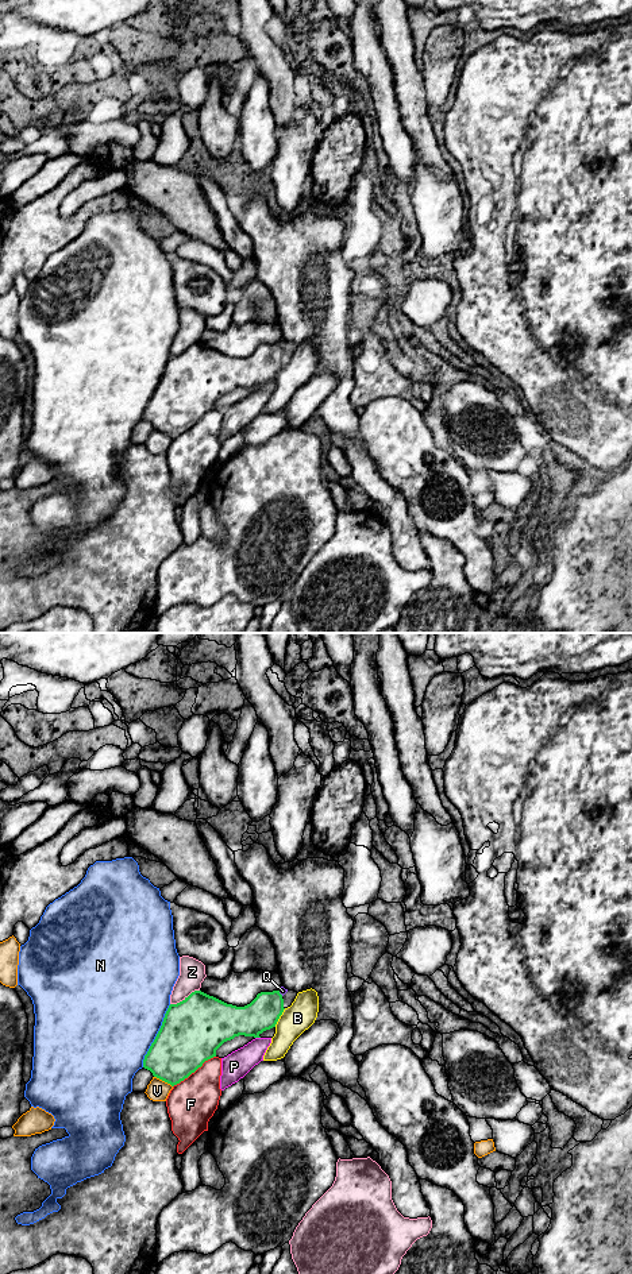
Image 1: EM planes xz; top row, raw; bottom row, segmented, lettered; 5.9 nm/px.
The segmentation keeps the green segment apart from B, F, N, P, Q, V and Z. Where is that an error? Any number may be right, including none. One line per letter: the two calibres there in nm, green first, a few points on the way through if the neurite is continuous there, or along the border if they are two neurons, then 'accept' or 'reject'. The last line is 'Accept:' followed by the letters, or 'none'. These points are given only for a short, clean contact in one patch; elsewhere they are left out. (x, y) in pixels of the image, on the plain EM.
B: 200 nm thick on the green side, 170 nm on the other; reject
F: 360 nm thick on the green side, 280 nm on the other; reject
N: 360 nm thick on the green side, 480 nm on the other; reject
P: 240 nm thick on the green side, 160 nm on the other; reject
Q: 200 nm thick on the green side, 50 nm on the other; border along xz (278, 343), (282, 347); reject
V: 320 nm thick on the green side, 130 nm on the other; reject
Z: 360 nm thick on the green side, 160 nm on the other; reject
Accept: none

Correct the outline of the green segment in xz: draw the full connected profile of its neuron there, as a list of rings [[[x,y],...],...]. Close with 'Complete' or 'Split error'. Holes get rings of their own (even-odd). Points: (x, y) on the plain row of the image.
[[[201,343],[192,344],[177,356],[170,356],[162,378],[143,412],[143,420],[154,429],[170,436],[180,436],[203,416],[216,409],[216,402],[235,389],[254,389],[275,379],[284,364],[284,351],[280,343],[261,344],[244,359],[227,356]]]. Complete

